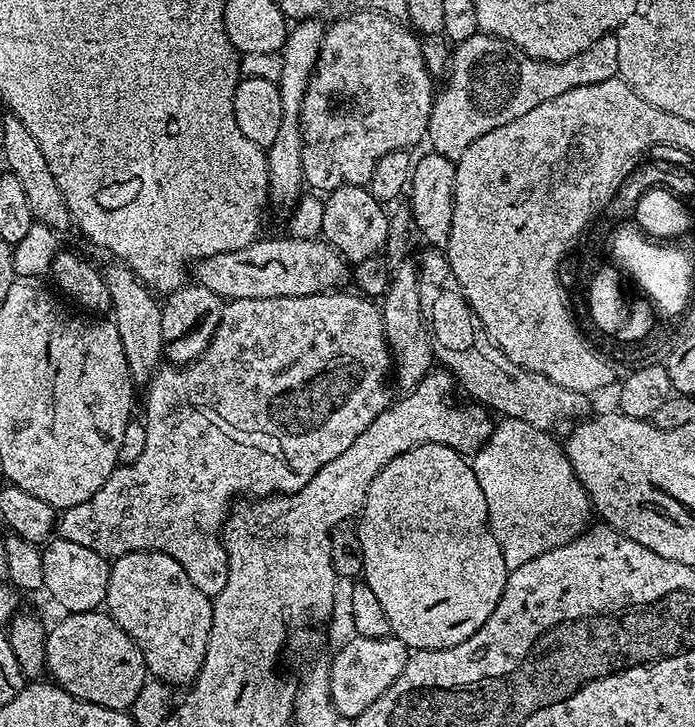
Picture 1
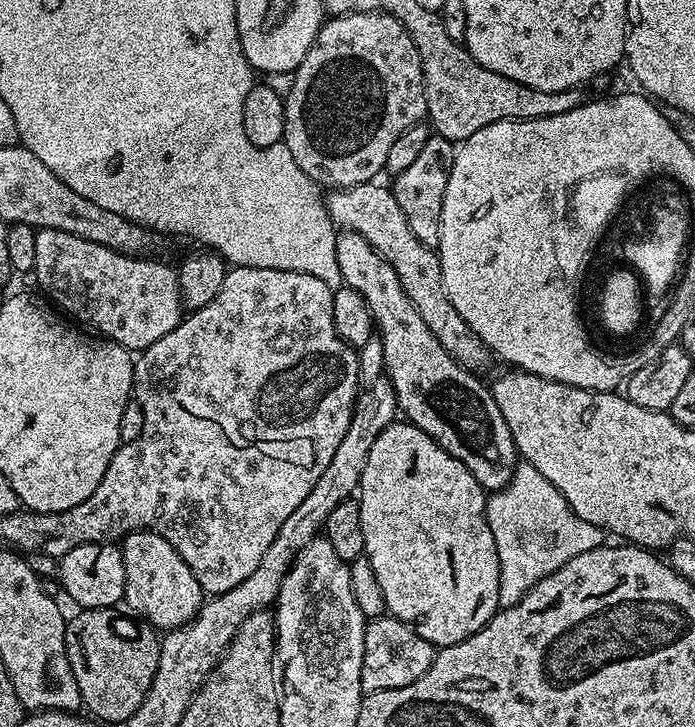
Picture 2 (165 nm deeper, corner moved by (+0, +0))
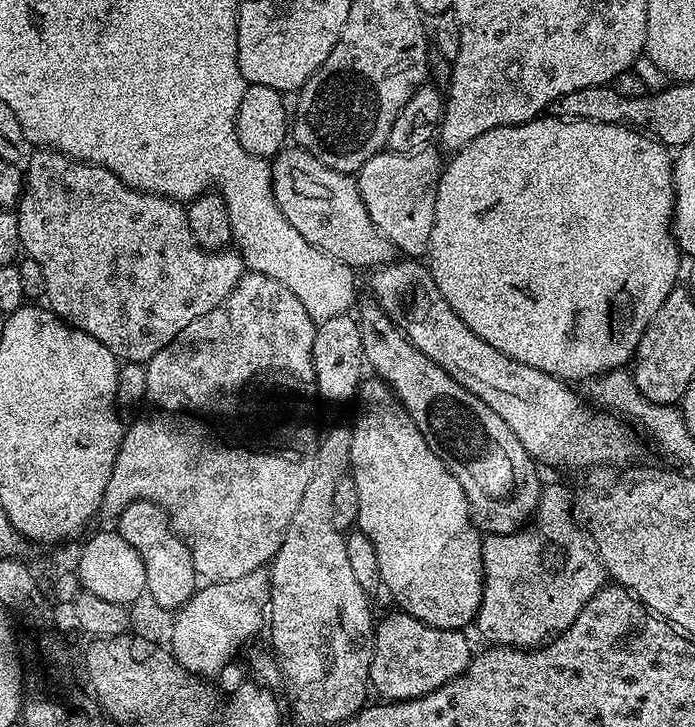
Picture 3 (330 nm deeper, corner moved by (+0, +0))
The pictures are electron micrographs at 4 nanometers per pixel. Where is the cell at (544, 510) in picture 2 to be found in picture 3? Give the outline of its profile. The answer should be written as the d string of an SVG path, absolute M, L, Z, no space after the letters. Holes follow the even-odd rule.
M560 484L543 485L534 515L520 531L497 536L488 534L483 541L484 593L474 624L493 645L526 649L543 645L567 630L586 602L590 602L590 598L605 587L604 565L574 515L570 492L568 496L567 490Z

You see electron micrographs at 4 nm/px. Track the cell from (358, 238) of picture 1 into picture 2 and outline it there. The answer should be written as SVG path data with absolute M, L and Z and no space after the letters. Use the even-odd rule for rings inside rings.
M341 231L336 237L336 253L341 281L347 287L358 290L358 294L366 298L366 306L370 306L374 332L382 340L386 379L396 391L397 409L403 415L404 412L408 415L405 416L407 423L422 429L430 439L438 442L438 446L442 446L442 450L458 458L458 462L462 462L462 466L466 466L466 470L470 470L470 474L474 474L474 478L486 490L504 487L518 463L518 453L510 426L506 426L506 418L502 418L502 410L498 410L498 402L494 402L491 387L487 383L483 384L477 373L469 372L454 358L450 358L446 350L442 350L442 342L430 334L430 326L422 322L422 314L418 314L418 310L414 310L414 302L406 298L402 282L398 282L398 274L394 274L394 266L381 258L378 250L370 246L362 234Z

